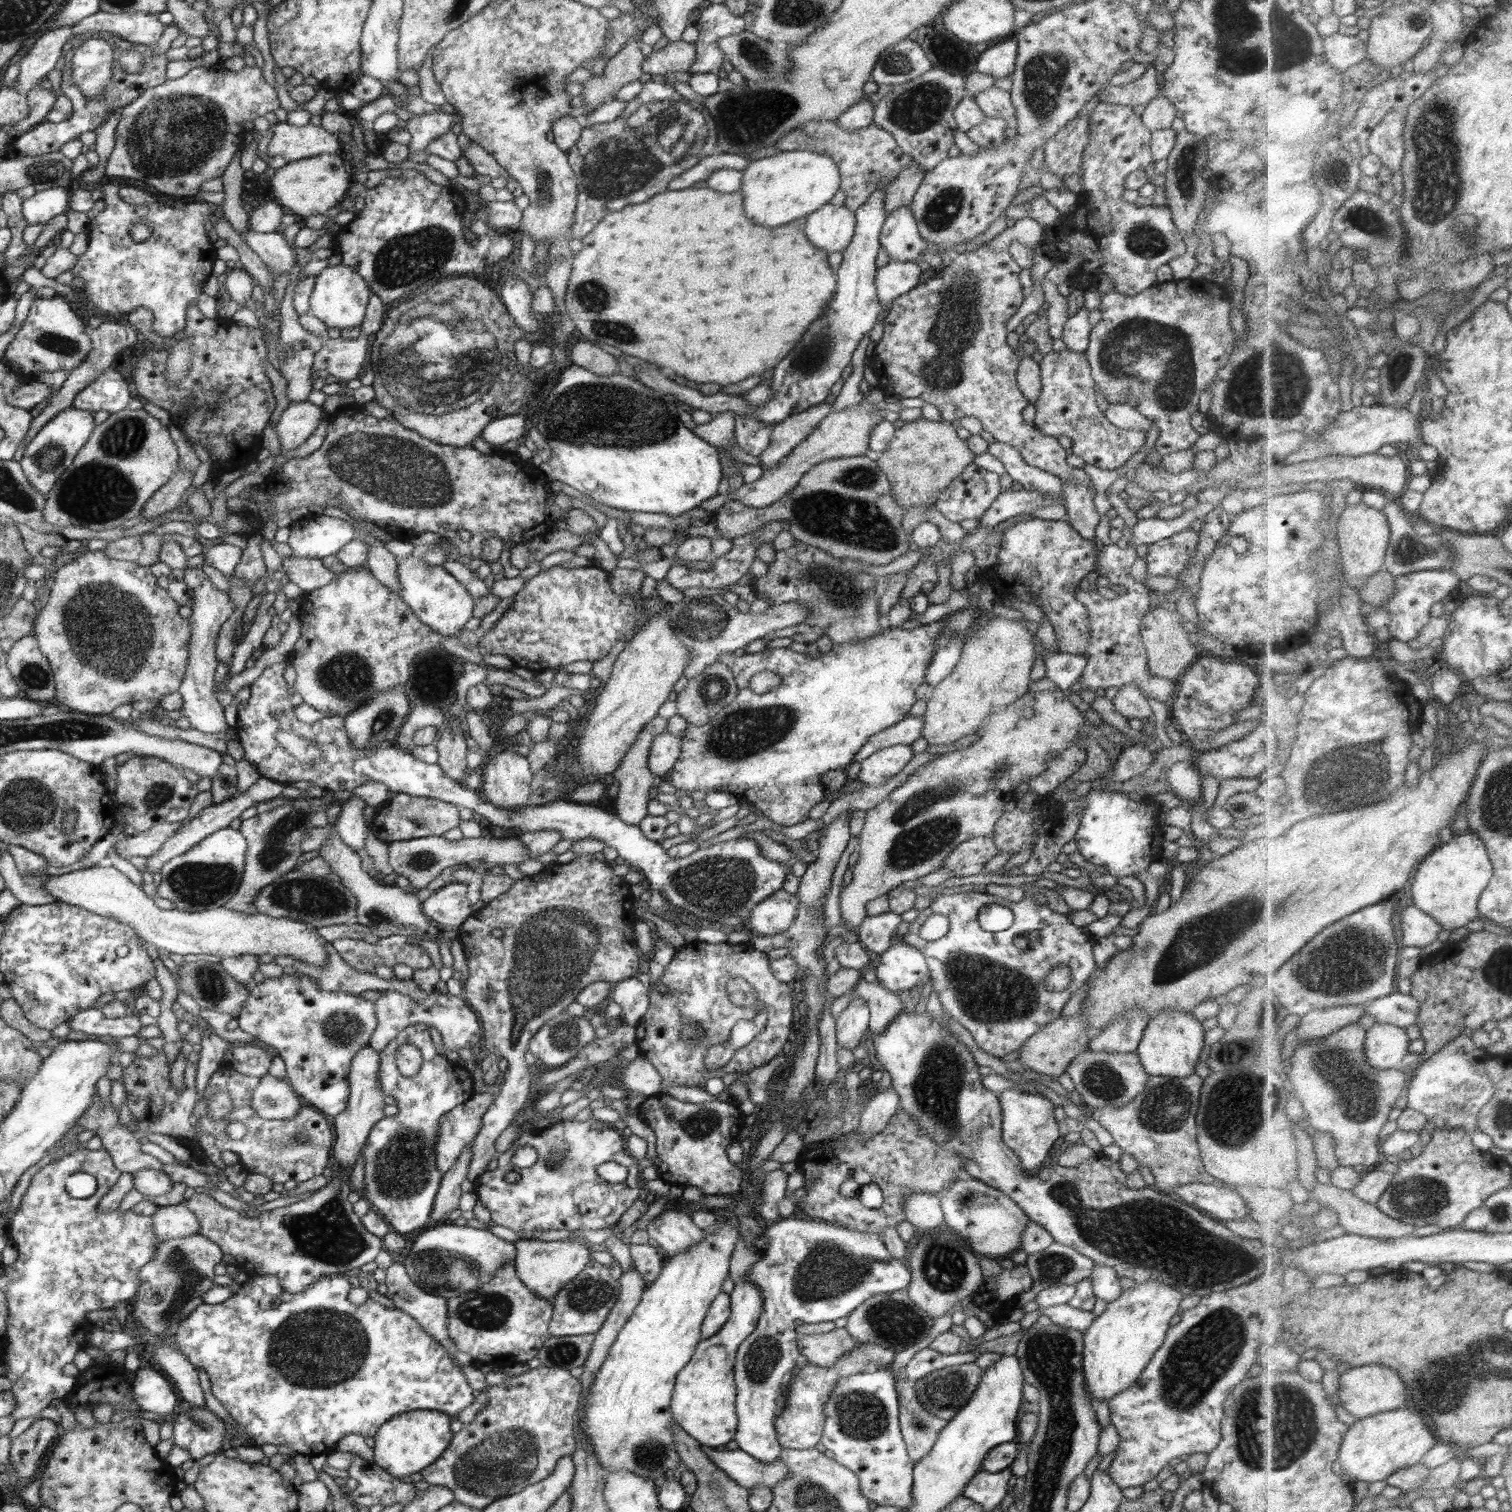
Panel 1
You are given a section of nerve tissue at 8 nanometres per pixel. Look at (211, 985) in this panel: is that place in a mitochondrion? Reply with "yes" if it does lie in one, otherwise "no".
yes

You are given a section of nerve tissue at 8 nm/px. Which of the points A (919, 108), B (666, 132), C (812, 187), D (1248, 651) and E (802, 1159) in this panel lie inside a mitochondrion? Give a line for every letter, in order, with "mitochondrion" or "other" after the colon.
A: mitochondrion
B: mitochondrion
C: other
D: other
E: other

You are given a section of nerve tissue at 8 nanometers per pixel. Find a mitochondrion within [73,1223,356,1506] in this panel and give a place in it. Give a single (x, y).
(189, 1277)

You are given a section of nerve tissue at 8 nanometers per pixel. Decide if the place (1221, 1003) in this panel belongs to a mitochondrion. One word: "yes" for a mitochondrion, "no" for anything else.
no

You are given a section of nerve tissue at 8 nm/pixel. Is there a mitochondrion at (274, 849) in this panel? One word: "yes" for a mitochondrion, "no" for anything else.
yes

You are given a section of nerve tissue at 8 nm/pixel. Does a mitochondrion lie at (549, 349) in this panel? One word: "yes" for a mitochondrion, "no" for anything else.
no

